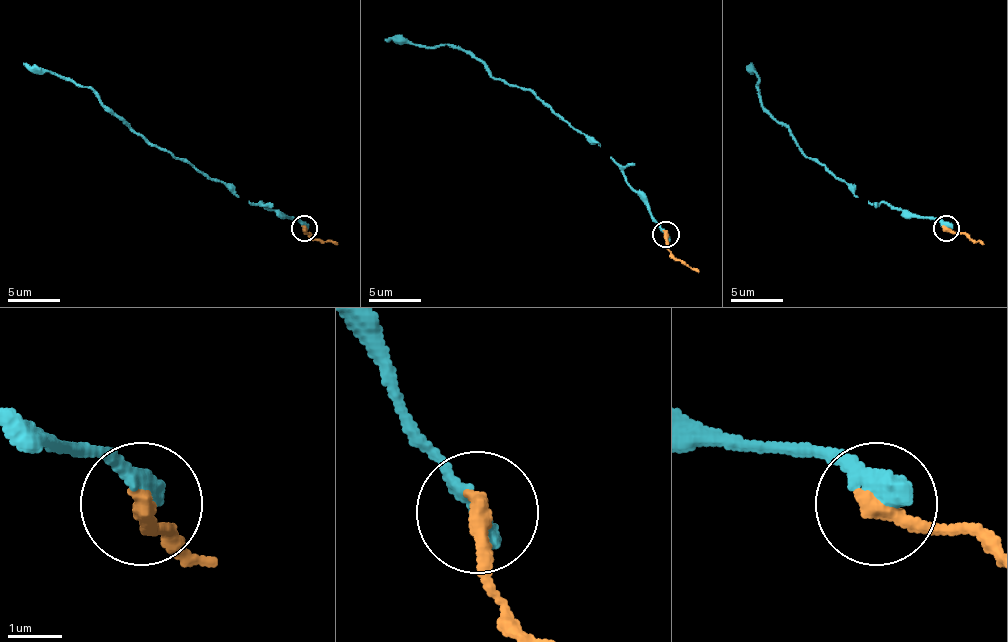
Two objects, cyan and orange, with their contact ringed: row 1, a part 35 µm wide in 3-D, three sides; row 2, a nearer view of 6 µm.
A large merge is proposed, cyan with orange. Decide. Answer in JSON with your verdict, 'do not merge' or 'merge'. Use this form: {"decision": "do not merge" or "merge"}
{"decision": "merge"}

